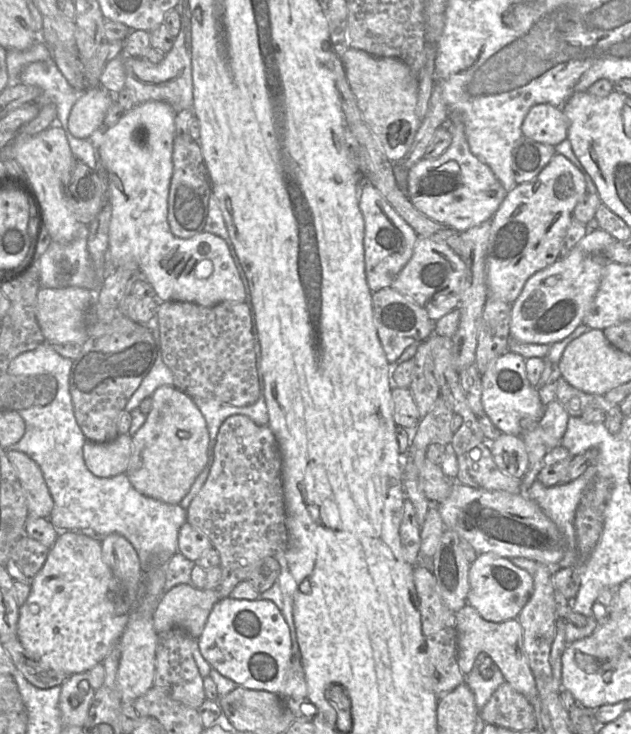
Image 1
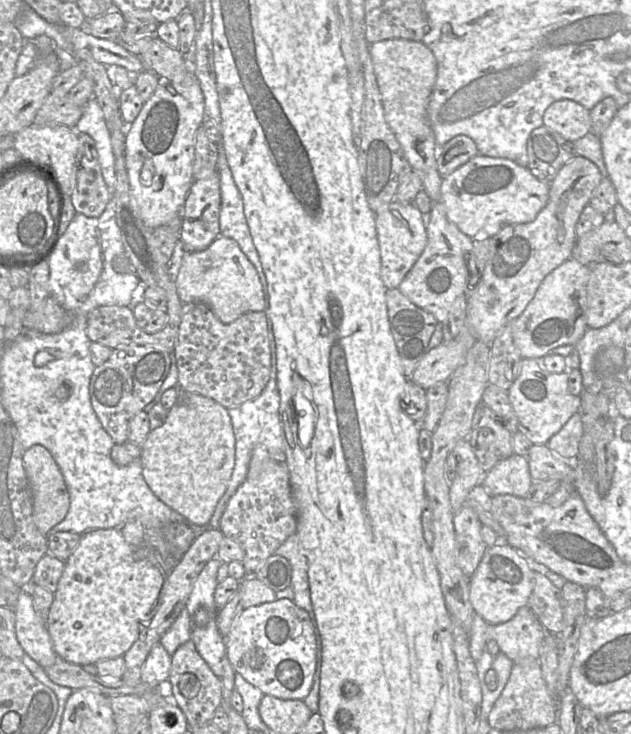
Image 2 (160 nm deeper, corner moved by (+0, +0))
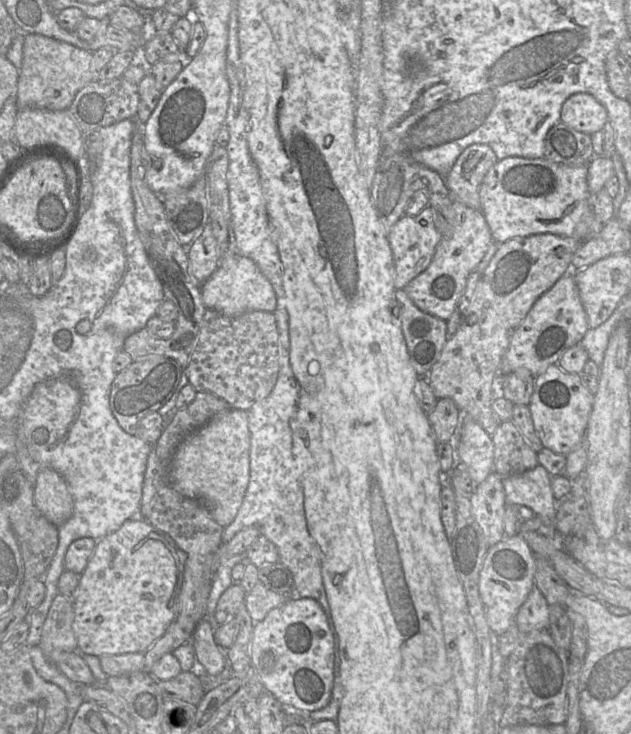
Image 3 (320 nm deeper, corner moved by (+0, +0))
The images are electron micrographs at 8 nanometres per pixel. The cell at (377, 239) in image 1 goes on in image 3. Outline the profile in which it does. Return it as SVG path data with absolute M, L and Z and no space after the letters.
M429 207L415 216L403 215L388 233L388 240L394 261L394 286L403 289L411 280L423 272L430 264L435 250L442 239L437 230L433 213Z

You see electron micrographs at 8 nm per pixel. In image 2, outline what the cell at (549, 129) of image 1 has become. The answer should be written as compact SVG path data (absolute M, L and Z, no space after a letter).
M570 99L553 102L544 112L543 125L570 142L585 136L592 129L590 111Z

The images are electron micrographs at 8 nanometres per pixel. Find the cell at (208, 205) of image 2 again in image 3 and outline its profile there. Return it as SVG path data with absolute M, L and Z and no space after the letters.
M209 223L189 245L187 256L189 272L196 283L201 285L213 274L219 265L219 246Z

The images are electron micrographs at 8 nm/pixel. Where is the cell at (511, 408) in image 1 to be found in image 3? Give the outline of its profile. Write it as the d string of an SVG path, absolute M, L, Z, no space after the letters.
M557 364L534 377L534 390L528 405L534 428L544 448L564 456L582 445L594 395L586 388L578 373L568 373Z

